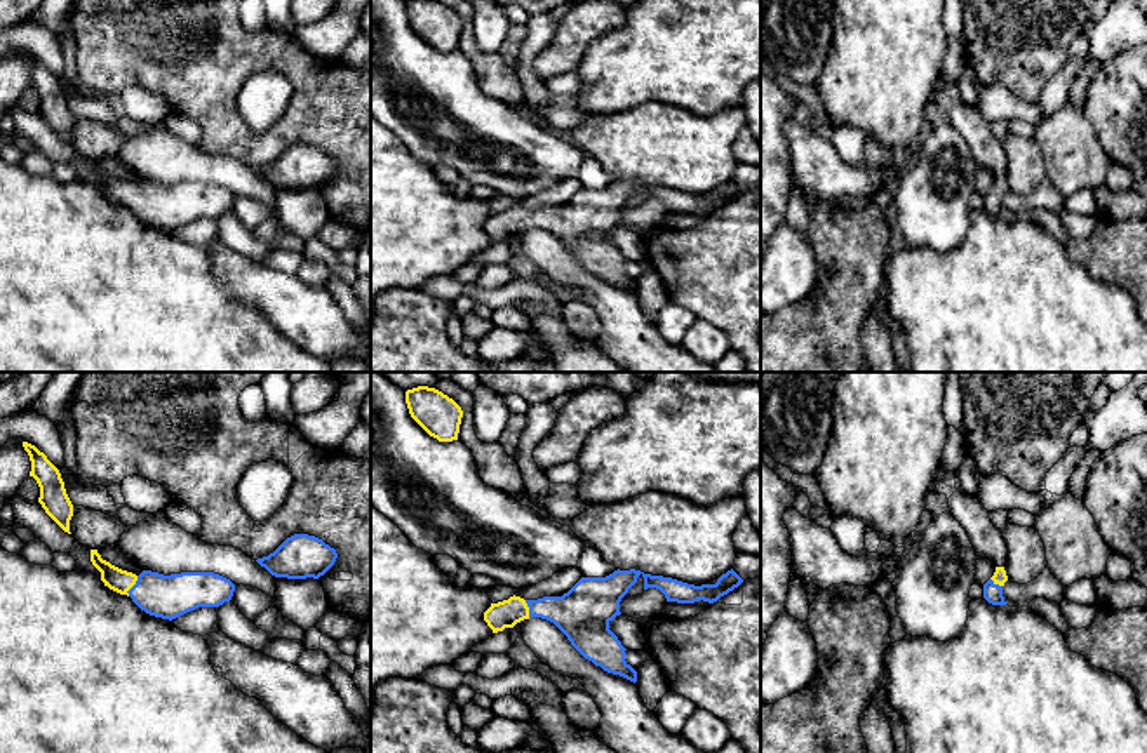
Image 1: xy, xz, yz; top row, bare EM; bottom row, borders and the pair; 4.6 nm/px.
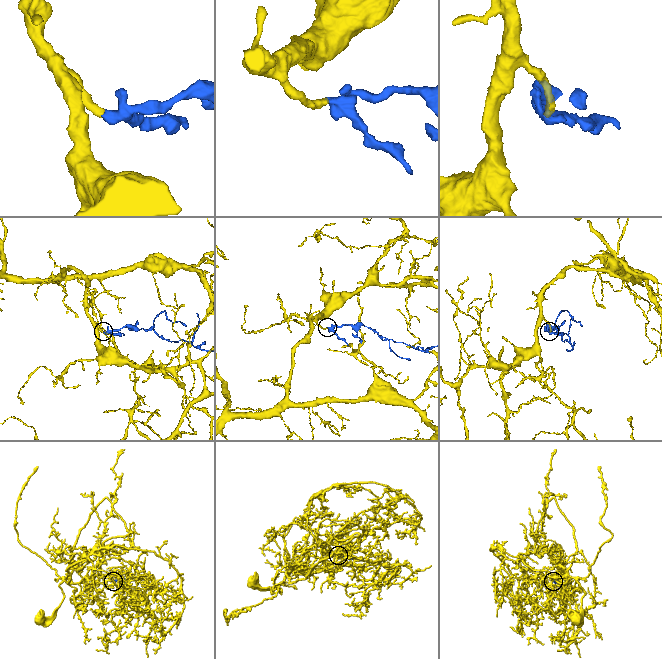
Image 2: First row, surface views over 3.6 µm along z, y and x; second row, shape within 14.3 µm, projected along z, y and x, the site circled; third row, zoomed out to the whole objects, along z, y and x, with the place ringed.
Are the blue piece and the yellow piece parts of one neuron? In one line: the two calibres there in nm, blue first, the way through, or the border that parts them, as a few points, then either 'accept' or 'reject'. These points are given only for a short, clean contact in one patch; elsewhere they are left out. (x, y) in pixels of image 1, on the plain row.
200/110 nm | across xy (167, 207), (133, 197), (117, 190) | accept

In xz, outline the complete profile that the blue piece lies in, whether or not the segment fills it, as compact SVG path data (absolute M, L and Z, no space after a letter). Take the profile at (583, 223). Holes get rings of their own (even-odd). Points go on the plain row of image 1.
M731 179L715 195L688 195L672 188L651 186L641 181L614 181L606 188L581 188L562 207L543 207L508 210L491 214L484 223L484 231L493 243L513 238L529 228L541 228L553 233L571 252L571 256L604 282L637 292L637 282L625 271L625 257L609 240L609 233L620 226L620 212L628 200L644 188L644 200L660 200L667 212L694 214L698 210L714 214L721 207L738 198L743 190Z

